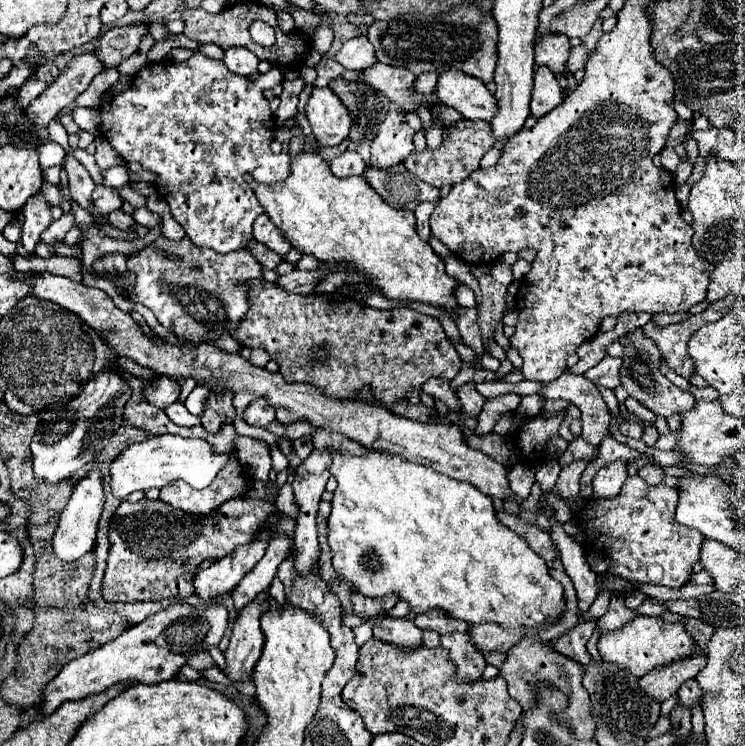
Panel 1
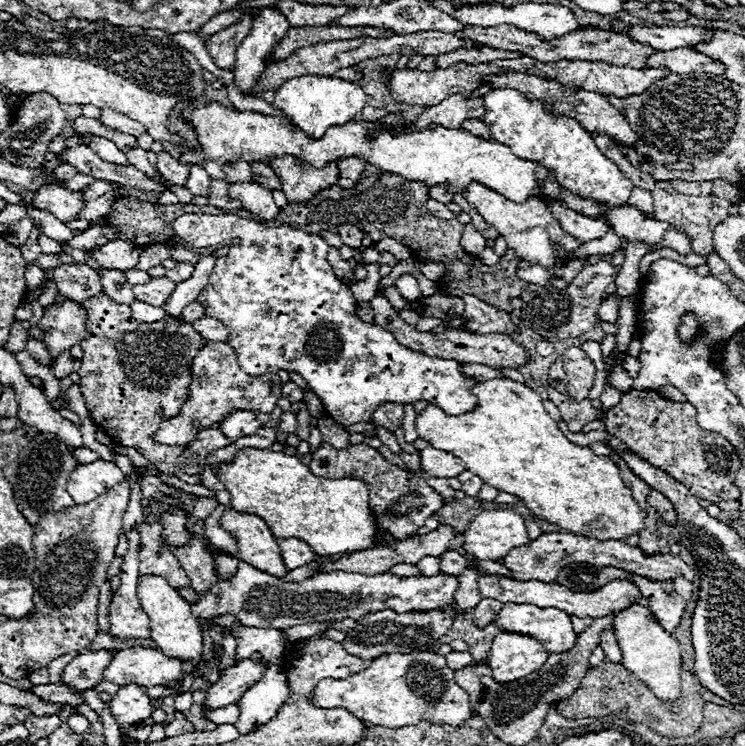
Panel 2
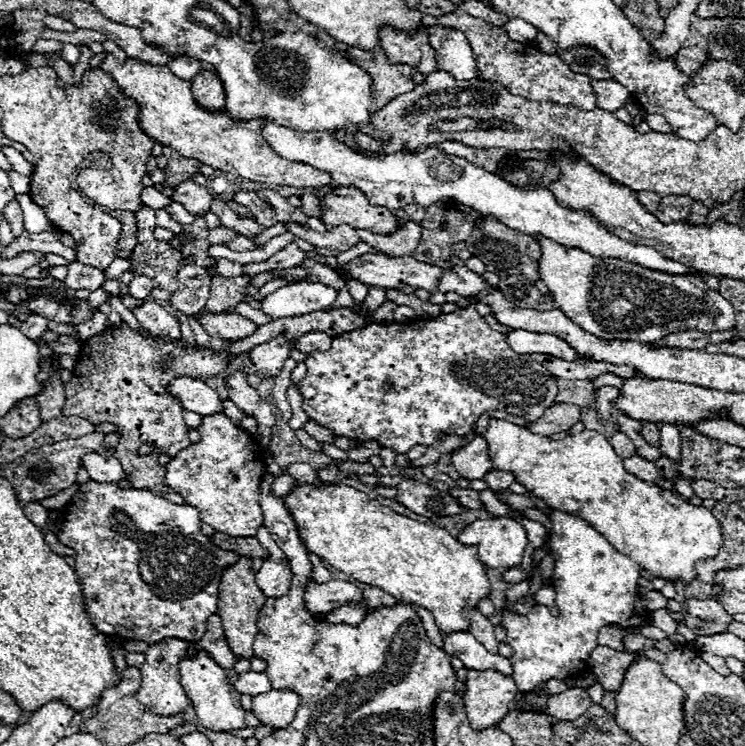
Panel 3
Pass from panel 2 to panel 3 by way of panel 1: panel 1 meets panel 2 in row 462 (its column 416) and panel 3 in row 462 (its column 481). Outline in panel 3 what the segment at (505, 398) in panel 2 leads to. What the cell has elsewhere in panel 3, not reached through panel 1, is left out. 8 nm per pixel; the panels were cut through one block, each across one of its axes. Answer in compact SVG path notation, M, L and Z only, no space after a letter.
M490 418L488 430L482 434L486 438L490 460L496 470L506 470L514 474L516 482L522 484L532 496L544 500L550 508L574 514L576 518L584 518L598 530L620 554L634 558L640 568L650 570L654 576L662 576L666 580L682 578L686 584L696 578L696 562L702 558L716 558L722 546L722 530L720 522L714 514L704 506L688 504L684 498L678 498L670 490L662 490L654 484L646 484L644 480L628 474L624 470L624 460L614 452L610 442L596 430L582 430L574 436L562 440L552 440L540 434L532 434L528 428L520 428L512 422Z

